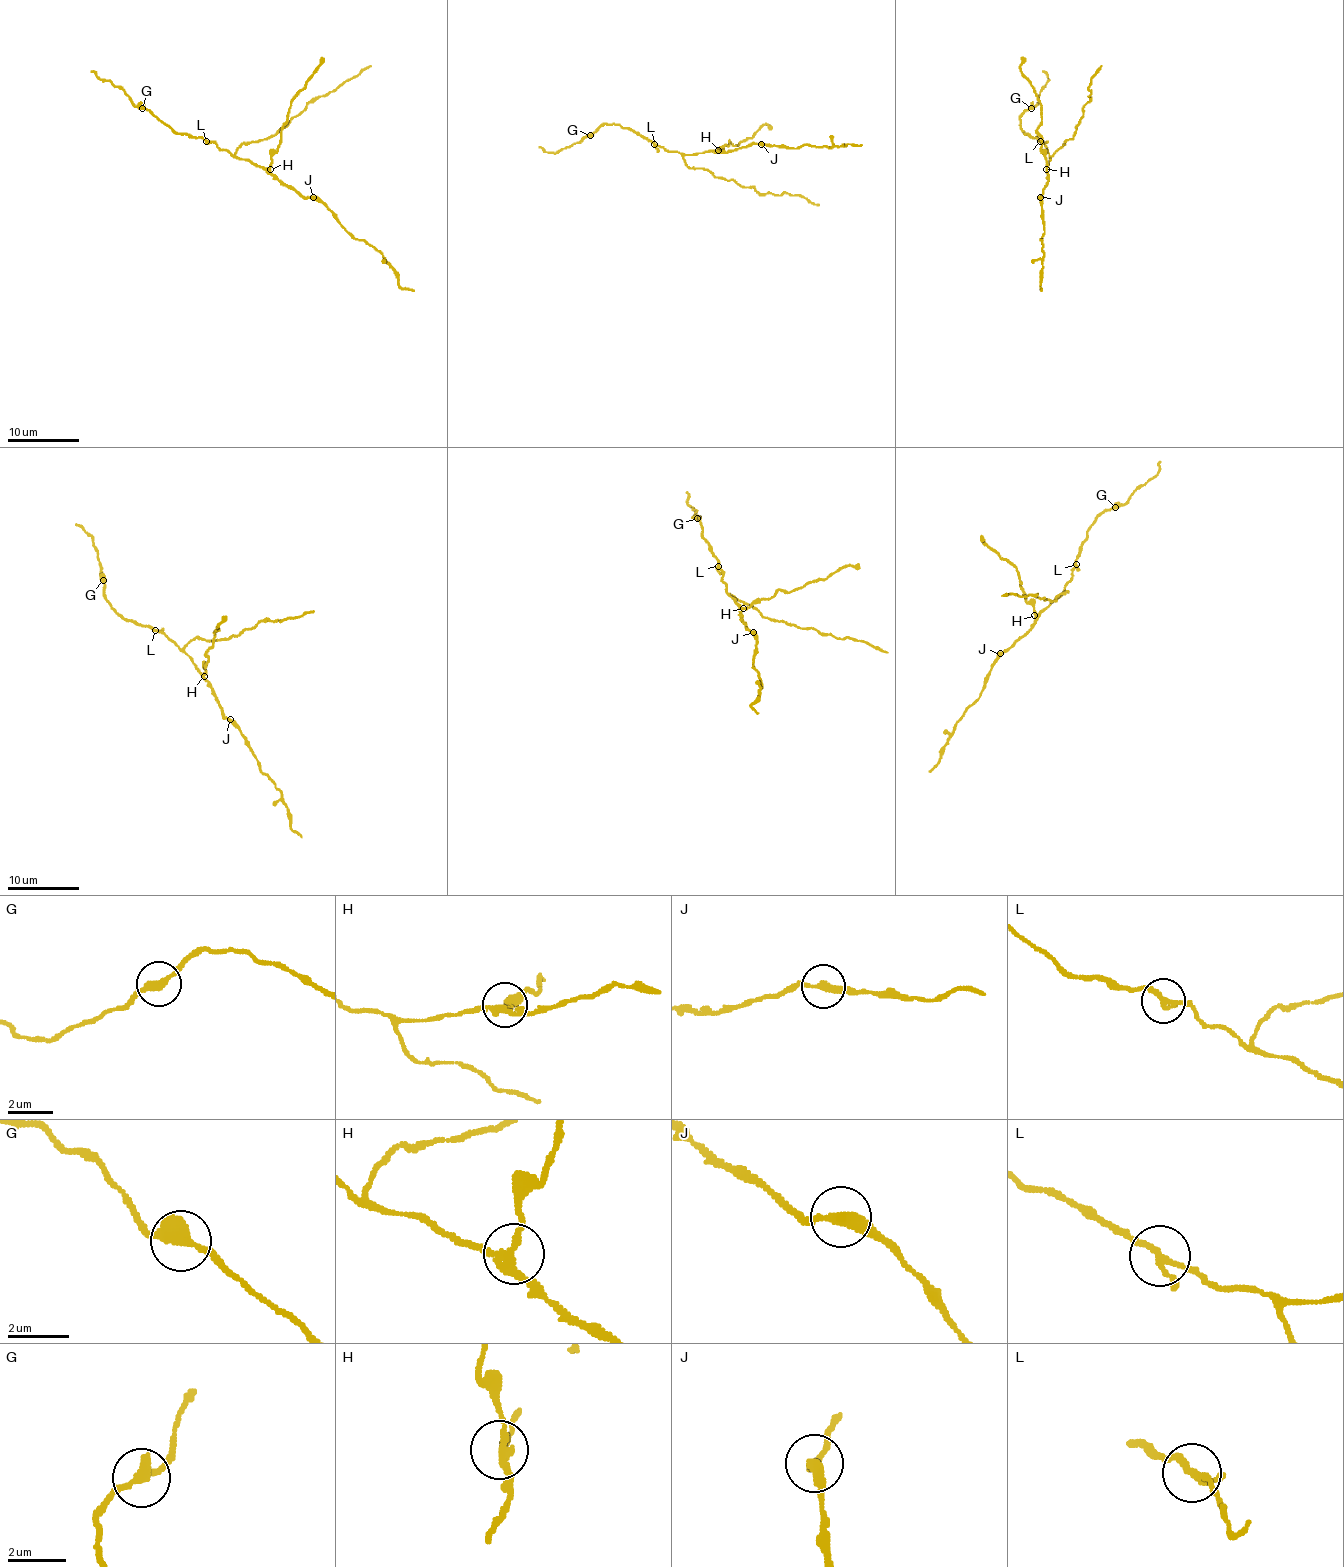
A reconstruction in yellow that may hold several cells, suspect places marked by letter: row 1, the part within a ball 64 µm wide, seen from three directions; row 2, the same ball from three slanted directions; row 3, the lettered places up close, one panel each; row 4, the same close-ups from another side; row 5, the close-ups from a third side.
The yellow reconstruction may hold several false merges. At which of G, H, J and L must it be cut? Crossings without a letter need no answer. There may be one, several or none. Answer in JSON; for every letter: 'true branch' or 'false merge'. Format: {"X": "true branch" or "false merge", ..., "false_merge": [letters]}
{"G": "true branch", "H": "true branch", "J": "true branch", "L": "true branch", "false_merge": []}

